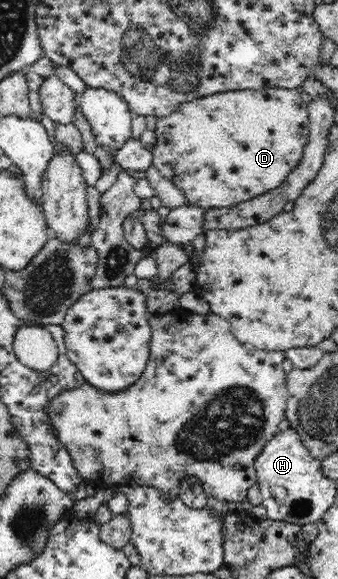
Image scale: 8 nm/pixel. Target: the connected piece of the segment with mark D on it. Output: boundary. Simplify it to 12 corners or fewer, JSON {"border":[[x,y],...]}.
{"border":[[297,88],[157,118],[152,164],[188,204],[280,187],[309,142]]}

